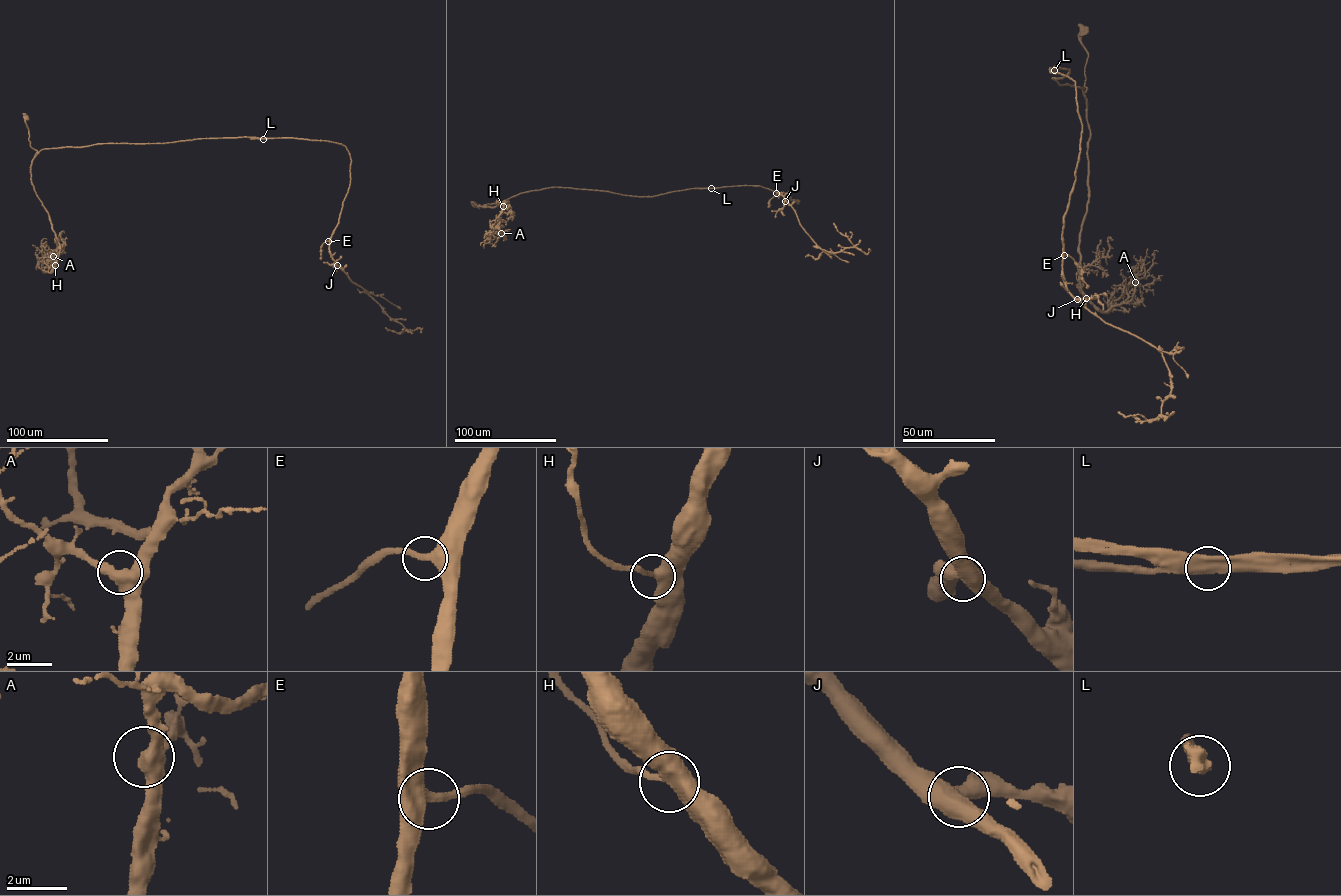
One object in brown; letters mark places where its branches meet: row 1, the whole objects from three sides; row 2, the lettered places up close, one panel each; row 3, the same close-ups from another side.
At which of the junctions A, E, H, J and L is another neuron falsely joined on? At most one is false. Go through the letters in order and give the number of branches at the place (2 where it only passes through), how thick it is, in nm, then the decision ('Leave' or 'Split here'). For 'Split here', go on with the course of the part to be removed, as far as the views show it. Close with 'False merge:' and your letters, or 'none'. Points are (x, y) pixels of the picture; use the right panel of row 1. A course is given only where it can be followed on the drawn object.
A: Branches: 2. Thickness 500 nm. Leave
E: Branches: 2. Thickness 360 nm. Leave
H: Branches: 2. Thickness 420 nm. Leave
J: Branches: 3. Thickness 440 nm. Leave
L: Branches: 2. Thickness 480 nm. Split here
False merge: L

